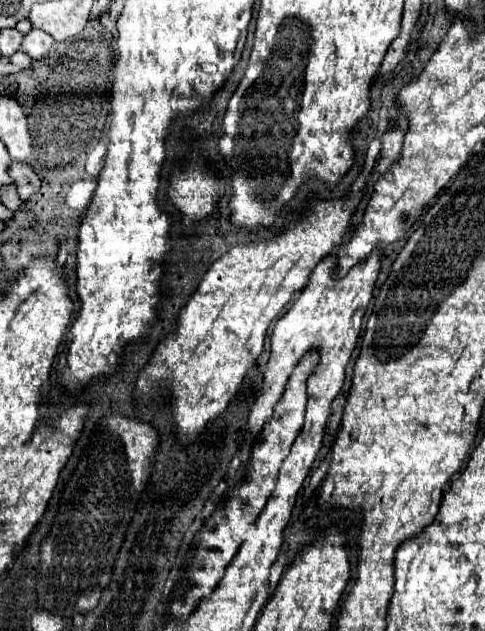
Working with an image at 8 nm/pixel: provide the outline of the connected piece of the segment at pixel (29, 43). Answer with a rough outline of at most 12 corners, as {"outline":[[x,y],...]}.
{"outline":[[32,30],[22,40],[22,52],[44,58],[54,39],[44,30]]}

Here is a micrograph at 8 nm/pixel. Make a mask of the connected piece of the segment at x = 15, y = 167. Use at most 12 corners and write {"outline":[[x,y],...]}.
{"outline":[[12,162],[10,176],[22,202],[40,190],[40,178],[26,162]]}

